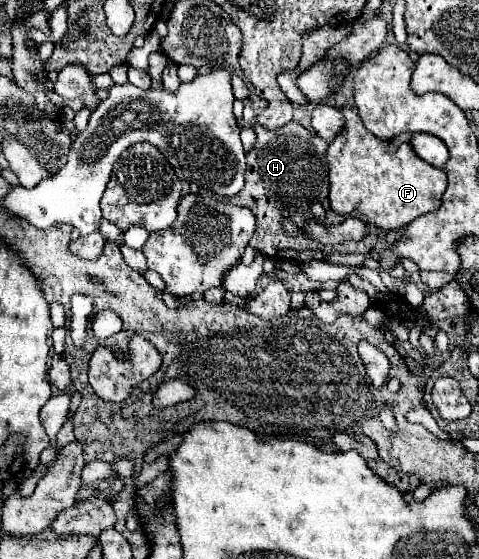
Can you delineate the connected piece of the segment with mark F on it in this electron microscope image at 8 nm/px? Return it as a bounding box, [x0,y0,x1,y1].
[326,106,446,230]

